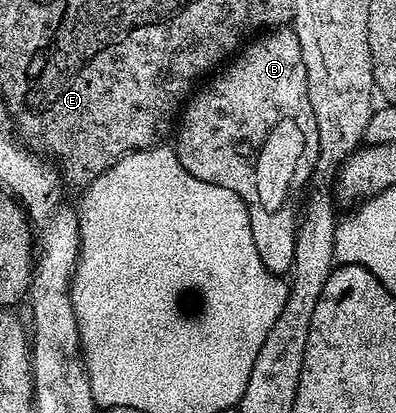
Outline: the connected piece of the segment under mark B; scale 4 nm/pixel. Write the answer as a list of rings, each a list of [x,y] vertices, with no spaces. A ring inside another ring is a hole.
[[[294,27],[277,28],[255,39],[222,69],[224,72],[208,88],[200,87],[186,101],[173,147],[181,166],[185,166],[193,178],[225,186],[225,190],[233,190],[242,198],[249,214],[253,242],[257,242],[257,254],[261,254],[261,262],[265,262],[270,272],[287,274],[295,267],[297,208],[291,203],[303,180],[310,181],[315,170],[319,153],[317,118],[313,118],[305,58],[301,58],[301,42]]]

